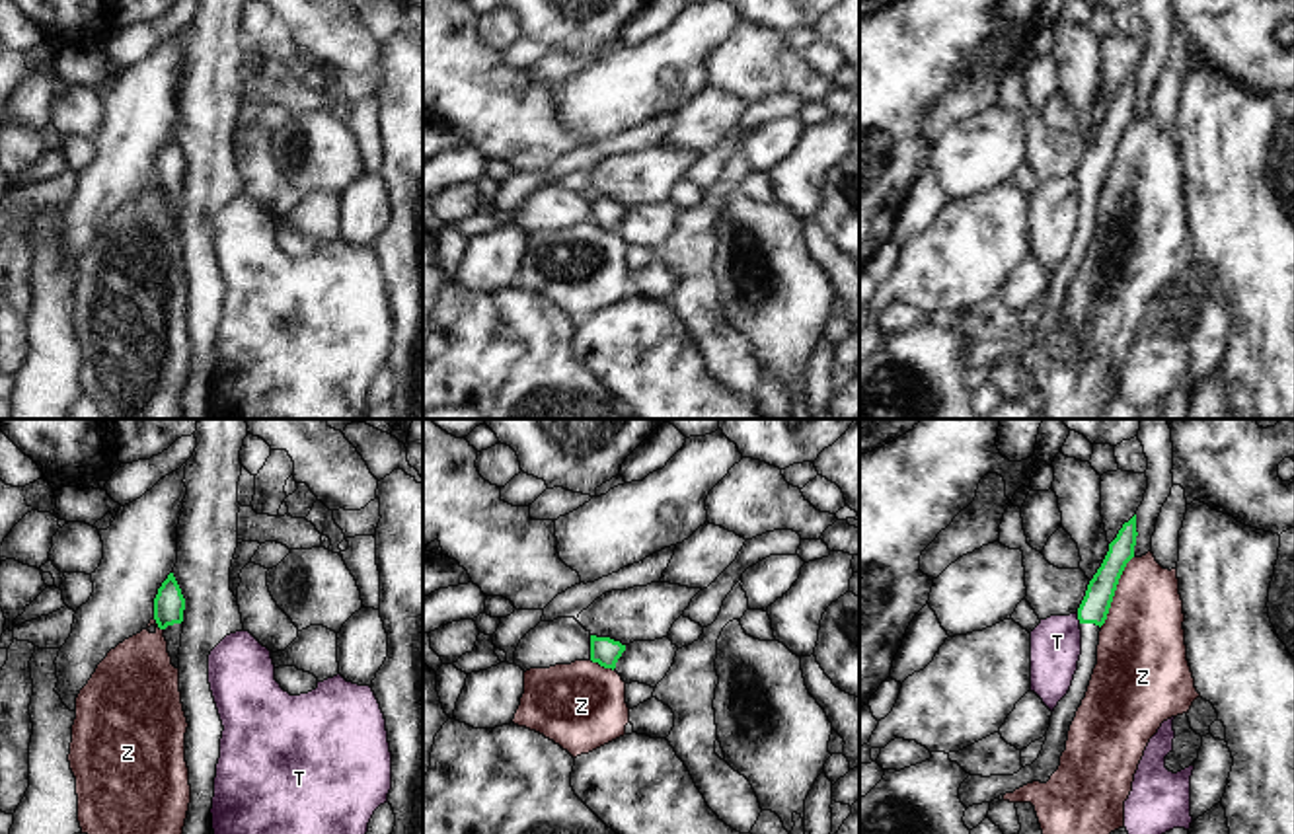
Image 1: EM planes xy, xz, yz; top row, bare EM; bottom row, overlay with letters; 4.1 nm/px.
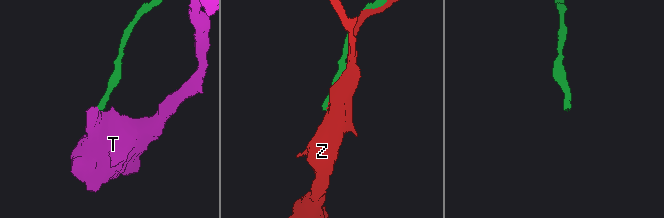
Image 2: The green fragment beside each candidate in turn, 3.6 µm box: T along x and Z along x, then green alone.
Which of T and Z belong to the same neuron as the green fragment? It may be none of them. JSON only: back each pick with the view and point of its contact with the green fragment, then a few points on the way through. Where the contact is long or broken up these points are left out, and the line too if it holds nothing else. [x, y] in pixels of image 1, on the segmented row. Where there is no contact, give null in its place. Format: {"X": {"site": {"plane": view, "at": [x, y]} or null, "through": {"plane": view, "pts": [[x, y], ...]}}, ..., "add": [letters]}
{"add": []}

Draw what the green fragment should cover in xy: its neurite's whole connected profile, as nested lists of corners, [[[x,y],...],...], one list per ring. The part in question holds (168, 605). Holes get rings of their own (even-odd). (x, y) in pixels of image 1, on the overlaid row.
[[[170,573],[154,598],[154,620],[158,627],[164,631],[164,637],[168,641],[168,653],[175,668],[179,668],[177,655],[183,633],[183,610],[185,610],[185,598],[181,594],[181,588],[173,573]]]

